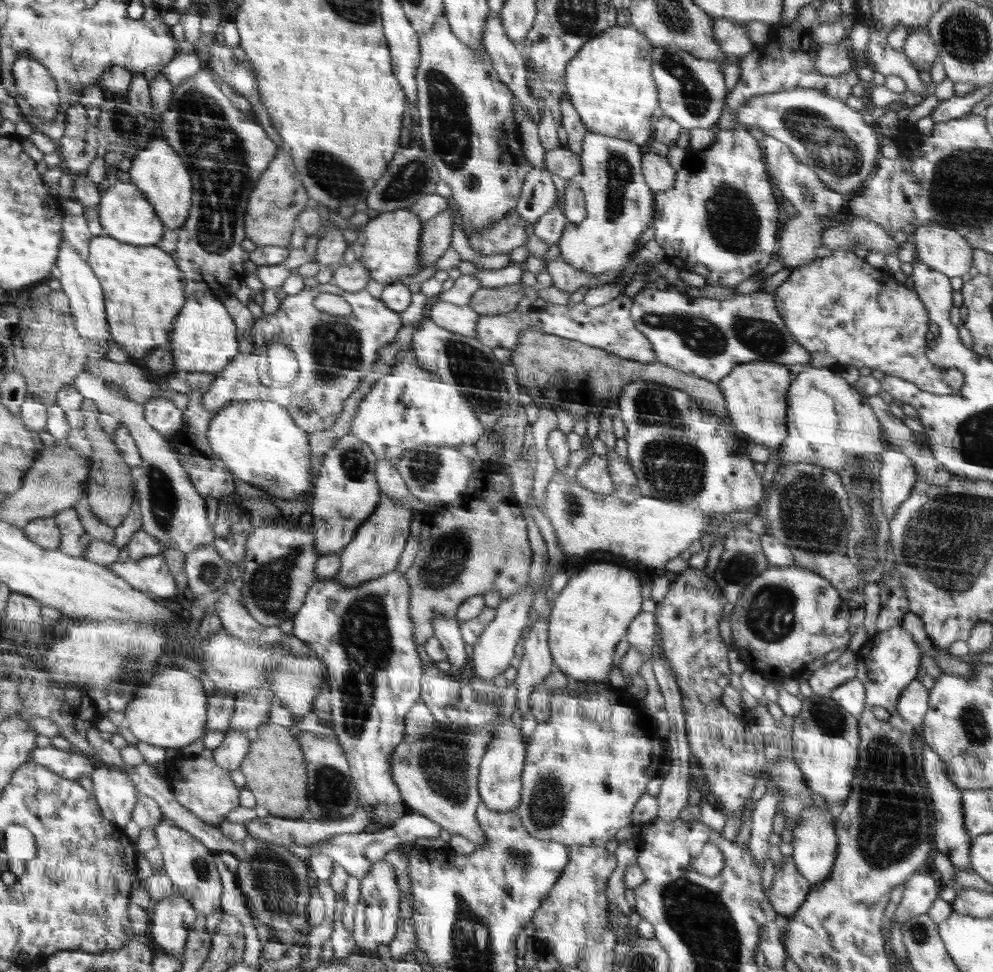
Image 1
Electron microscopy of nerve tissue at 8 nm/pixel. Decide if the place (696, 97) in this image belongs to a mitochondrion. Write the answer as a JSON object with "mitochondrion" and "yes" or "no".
{"mitochondrion":"yes"}

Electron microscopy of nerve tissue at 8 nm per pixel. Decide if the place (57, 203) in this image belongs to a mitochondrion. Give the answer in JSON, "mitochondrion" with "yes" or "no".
{"mitochondrion":"no"}

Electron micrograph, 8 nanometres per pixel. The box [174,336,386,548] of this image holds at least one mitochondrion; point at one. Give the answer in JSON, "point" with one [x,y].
{"point":[354,463]}

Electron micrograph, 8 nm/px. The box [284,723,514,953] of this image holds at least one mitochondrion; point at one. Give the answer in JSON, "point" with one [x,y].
{"point":[445,767]}

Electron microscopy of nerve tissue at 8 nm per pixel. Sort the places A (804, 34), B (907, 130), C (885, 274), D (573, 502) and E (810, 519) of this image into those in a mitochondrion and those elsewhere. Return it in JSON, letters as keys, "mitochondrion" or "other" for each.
{"A":"other","B":"other","C":"other","D":"mitochondrion","E":"mitochondrion"}

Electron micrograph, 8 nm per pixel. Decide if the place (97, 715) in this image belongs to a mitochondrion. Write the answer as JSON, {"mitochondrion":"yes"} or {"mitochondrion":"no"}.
{"mitochondrion":"no"}

